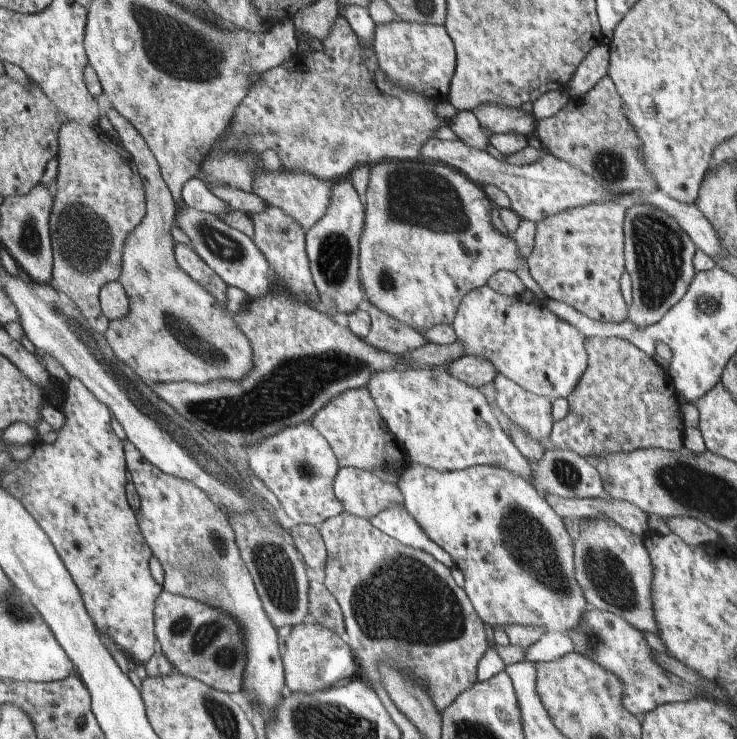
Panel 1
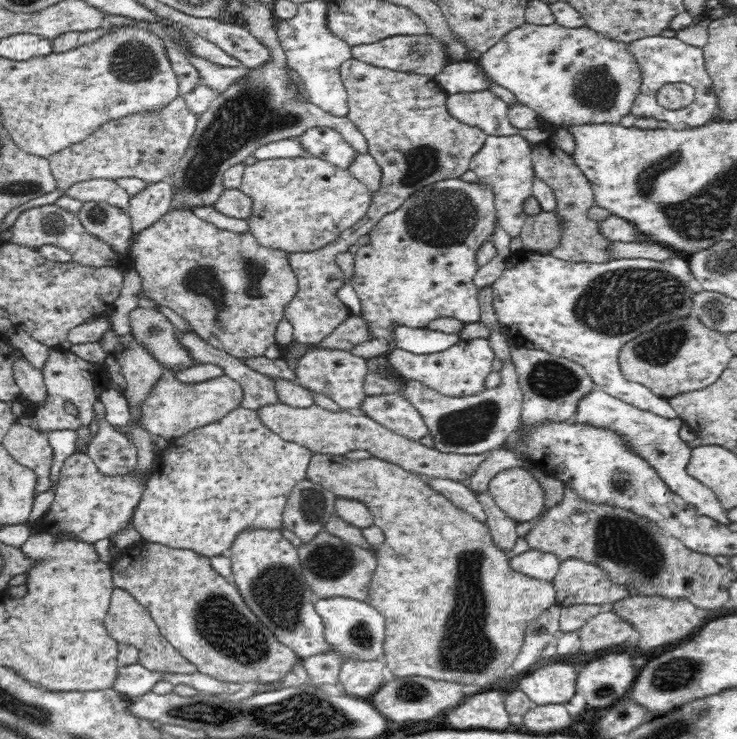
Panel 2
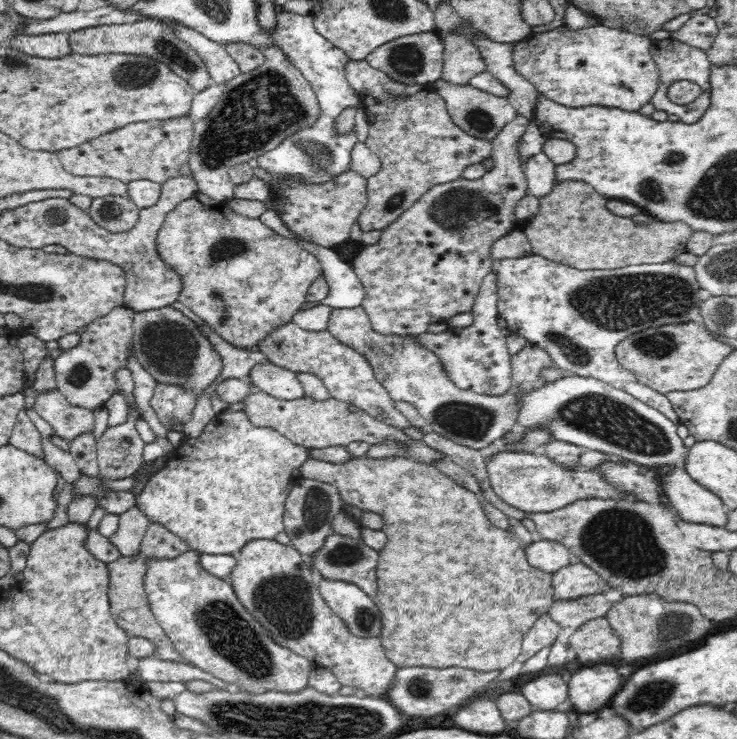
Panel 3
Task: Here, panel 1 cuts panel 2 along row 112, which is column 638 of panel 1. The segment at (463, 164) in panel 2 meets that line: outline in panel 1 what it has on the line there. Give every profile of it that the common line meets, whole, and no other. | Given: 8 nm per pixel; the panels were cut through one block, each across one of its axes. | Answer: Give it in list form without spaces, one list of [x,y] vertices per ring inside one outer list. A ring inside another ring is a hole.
[[[619,337],[586,338],[584,349],[587,366],[571,394],[565,398],[568,402],[565,416],[560,421],[552,422],[548,445],[553,449],[575,452],[589,461],[613,453],[630,453],[637,449],[678,451],[683,446],[683,426],[678,415],[680,404],[666,370],[634,344]]]

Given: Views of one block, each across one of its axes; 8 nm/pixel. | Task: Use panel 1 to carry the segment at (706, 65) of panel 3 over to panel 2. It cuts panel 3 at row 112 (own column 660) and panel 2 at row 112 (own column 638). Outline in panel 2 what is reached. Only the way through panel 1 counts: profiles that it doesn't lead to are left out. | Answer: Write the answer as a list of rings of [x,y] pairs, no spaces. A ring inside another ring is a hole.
[[[663,33],[659,36],[650,36],[630,43],[630,53],[641,66],[643,87],[632,105],[631,113],[640,118],[655,118],[666,120],[670,124],[687,124],[688,127],[698,127],[706,124],[714,116],[721,114],[721,107],[711,76],[707,73],[703,48],[685,44],[672,33]],[[668,82],[687,82],[696,89],[694,102],[680,110],[668,110],[657,101],[657,92]]]

